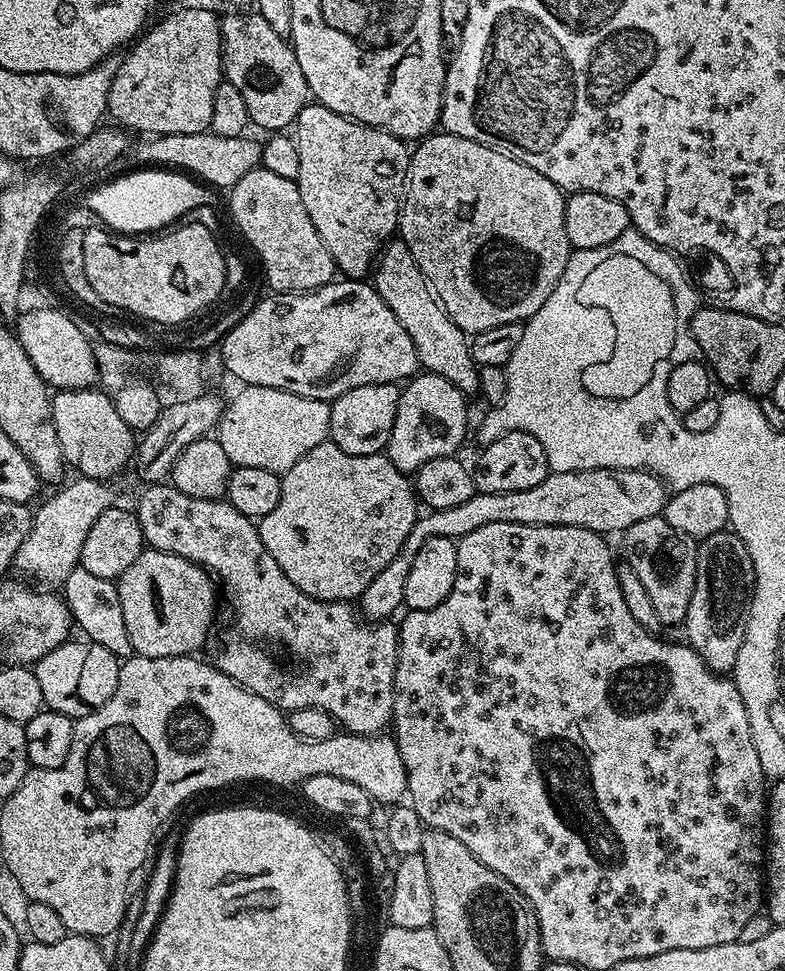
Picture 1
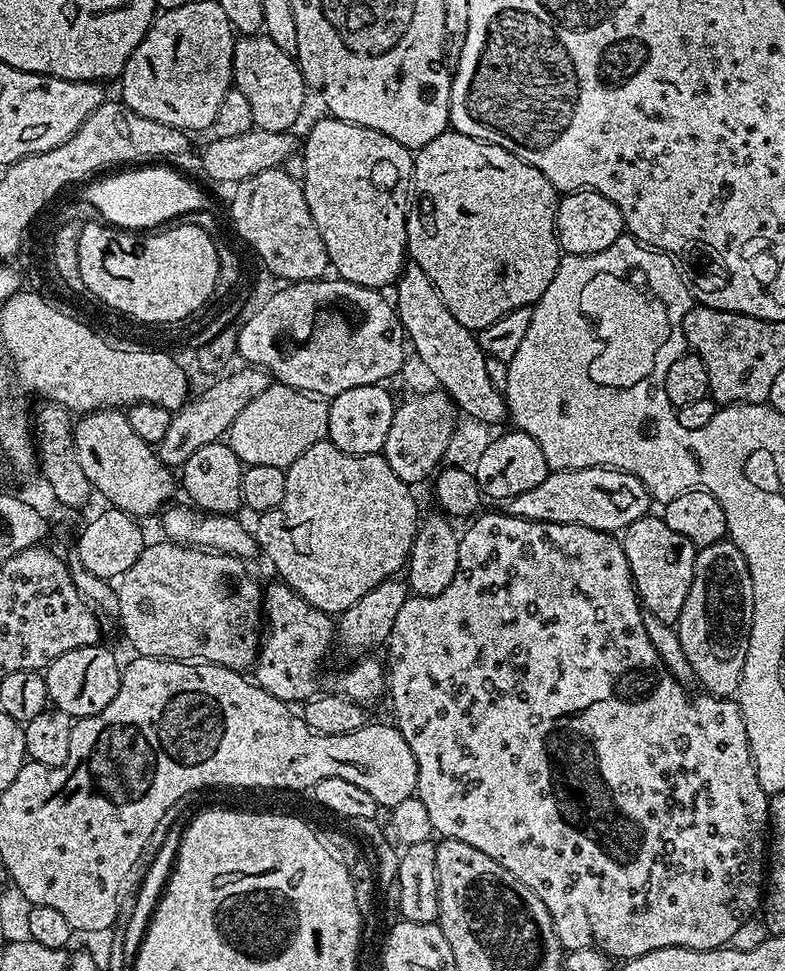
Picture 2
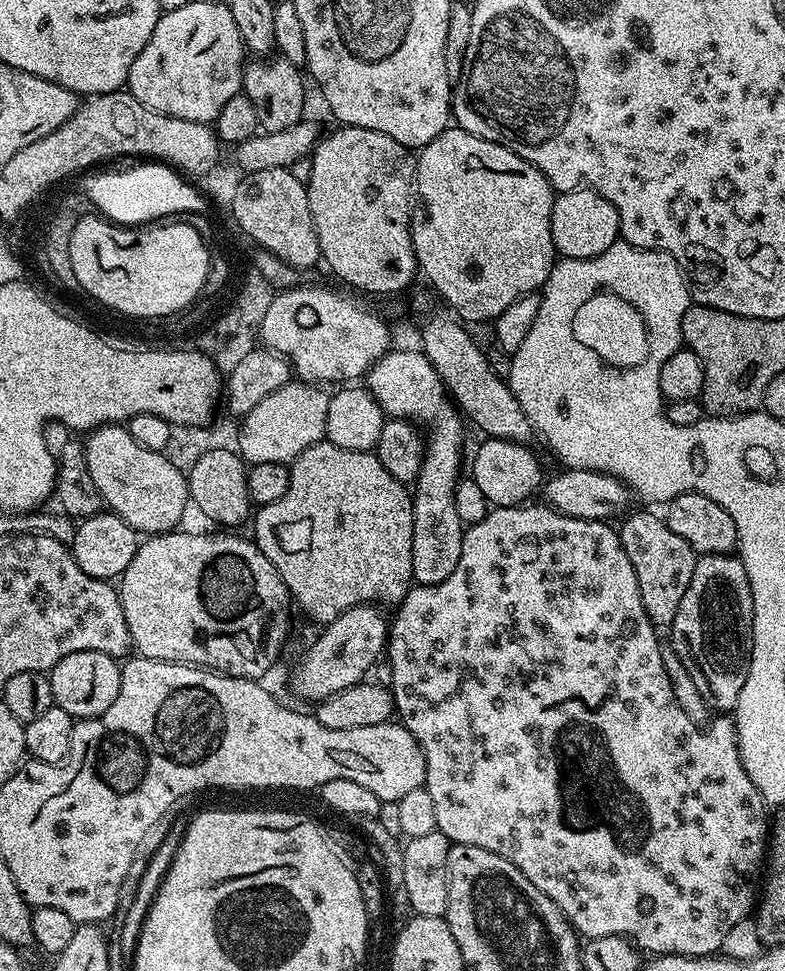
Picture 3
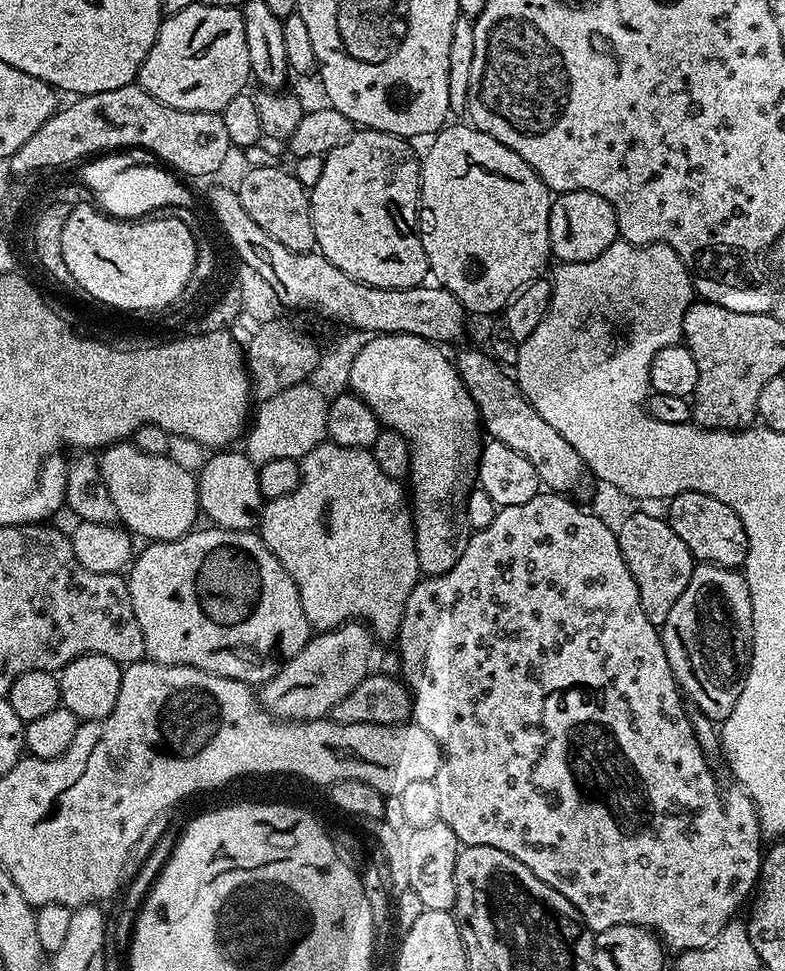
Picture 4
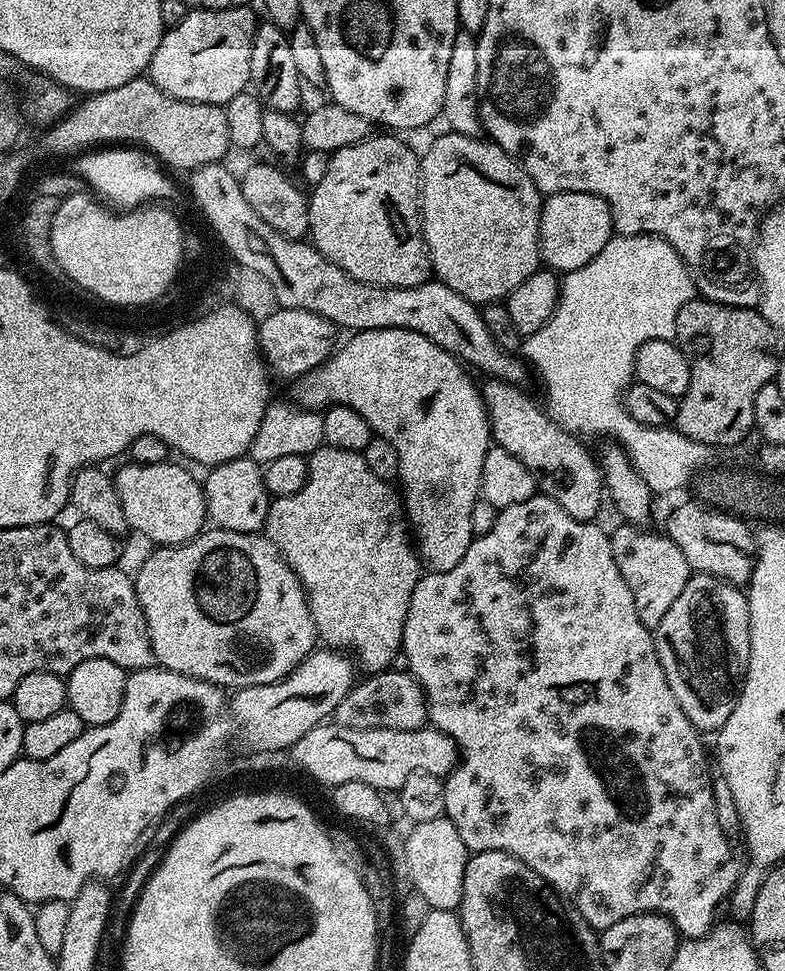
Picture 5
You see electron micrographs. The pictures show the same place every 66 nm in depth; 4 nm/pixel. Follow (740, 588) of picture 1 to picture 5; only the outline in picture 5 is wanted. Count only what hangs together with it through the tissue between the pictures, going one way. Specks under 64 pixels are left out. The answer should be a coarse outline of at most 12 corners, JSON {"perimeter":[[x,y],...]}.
{"perimeter":[[696,572],[658,629],[688,720],[715,733],[750,662],[748,597]]}

